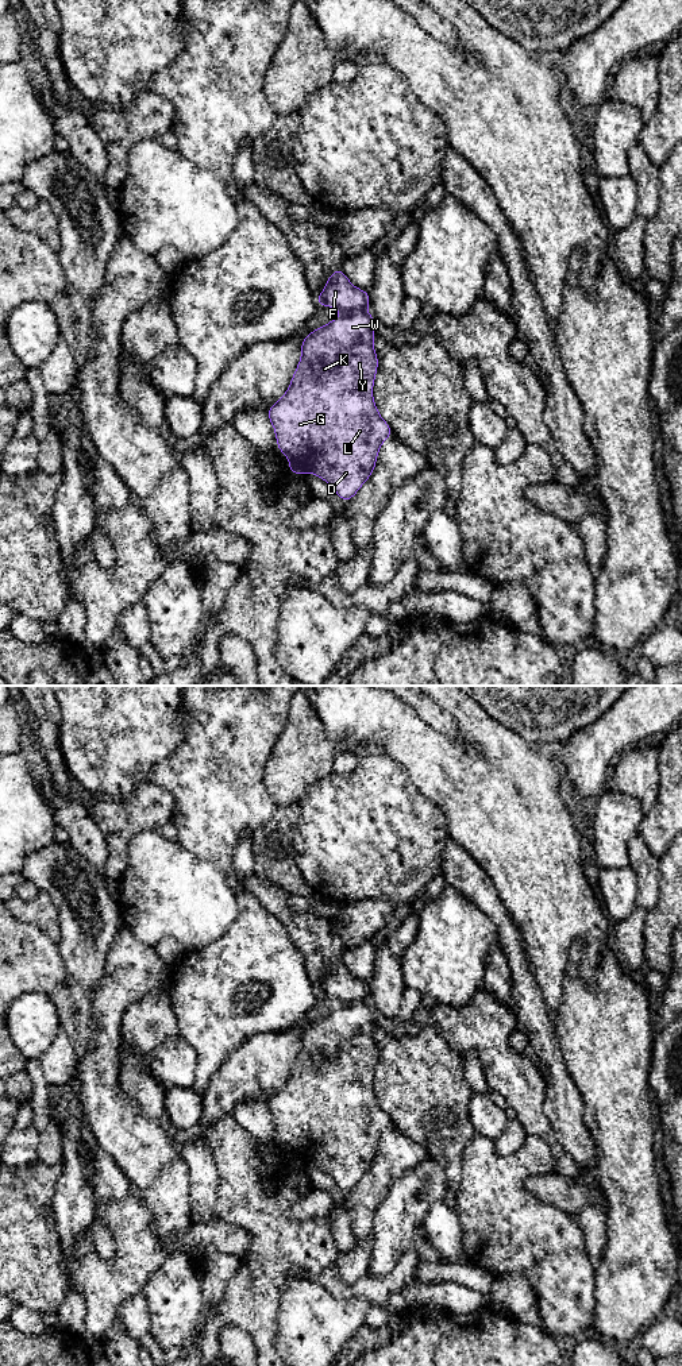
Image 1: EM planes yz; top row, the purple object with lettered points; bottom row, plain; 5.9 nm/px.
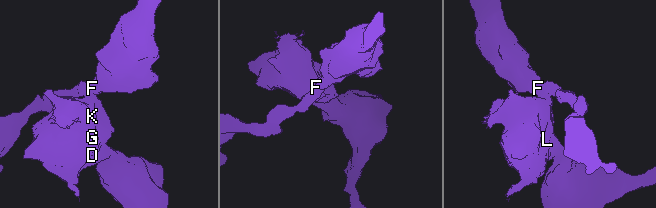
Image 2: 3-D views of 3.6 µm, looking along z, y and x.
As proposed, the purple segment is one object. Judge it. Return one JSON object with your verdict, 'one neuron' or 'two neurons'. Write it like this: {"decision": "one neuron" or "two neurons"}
{"decision": "two neurons"}

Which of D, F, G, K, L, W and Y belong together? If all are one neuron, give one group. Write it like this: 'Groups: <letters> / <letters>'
Groups: D G K L W Y / F

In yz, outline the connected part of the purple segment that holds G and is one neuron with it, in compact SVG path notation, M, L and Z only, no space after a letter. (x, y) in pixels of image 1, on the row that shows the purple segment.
M355 309L308 333L301 342L301 359L289 389L267 410L276 431L277 447L290 462L286 471L298 475L313 472L330 483L344 502L348 502L370 478L381 444L393 436L373 400L373 385L378 370L378 356L373 346L374 328L371 313Z

